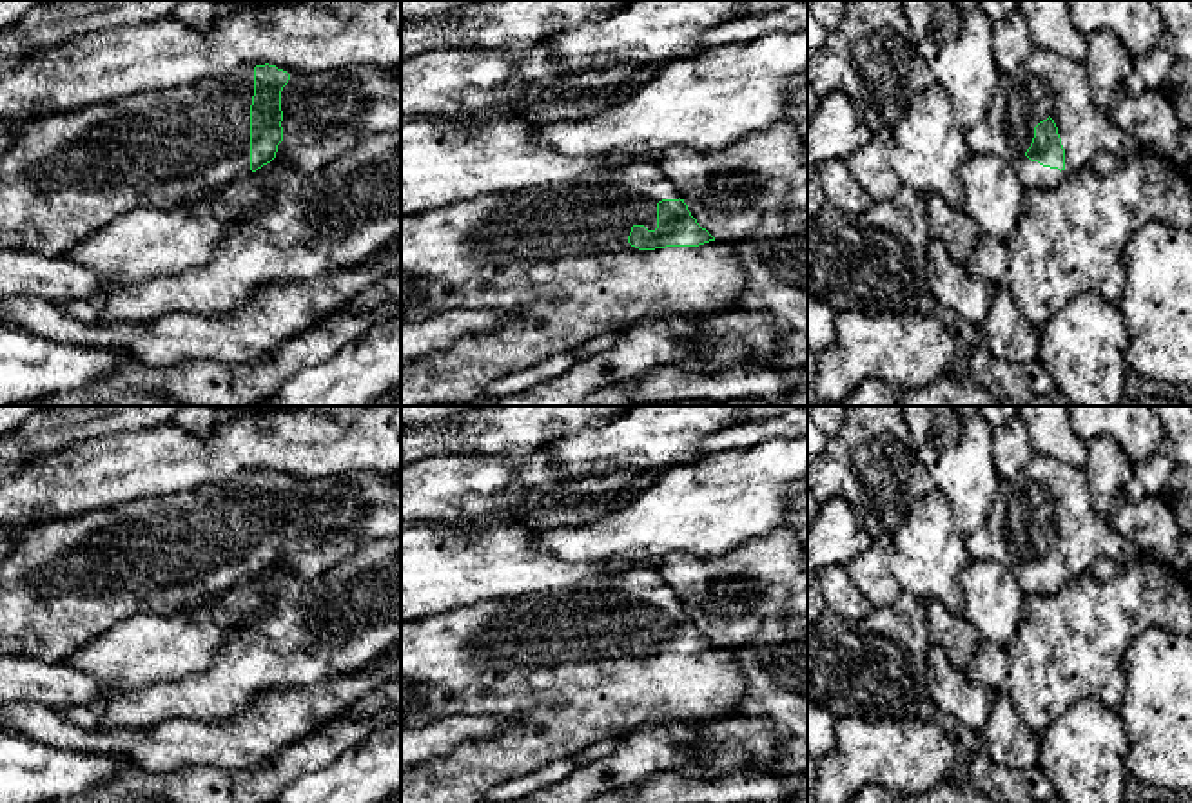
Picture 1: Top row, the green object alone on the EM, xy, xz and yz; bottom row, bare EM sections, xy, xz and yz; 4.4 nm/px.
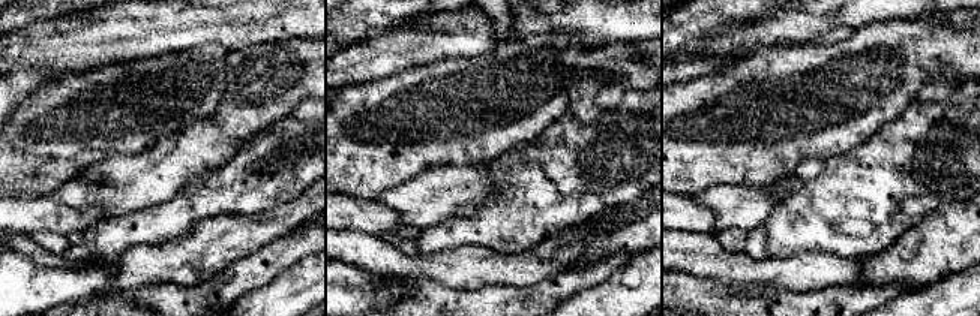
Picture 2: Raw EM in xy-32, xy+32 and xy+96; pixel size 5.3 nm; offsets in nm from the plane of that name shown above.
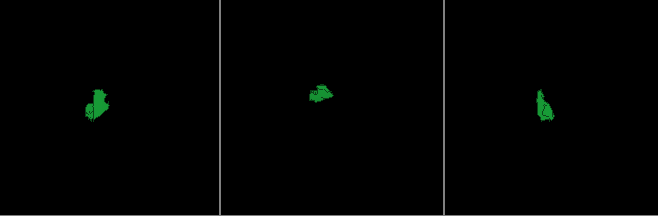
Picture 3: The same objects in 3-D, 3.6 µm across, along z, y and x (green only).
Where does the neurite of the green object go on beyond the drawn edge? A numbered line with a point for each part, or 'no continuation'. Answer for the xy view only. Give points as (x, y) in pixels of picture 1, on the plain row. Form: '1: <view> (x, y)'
1: xy (73, 579)

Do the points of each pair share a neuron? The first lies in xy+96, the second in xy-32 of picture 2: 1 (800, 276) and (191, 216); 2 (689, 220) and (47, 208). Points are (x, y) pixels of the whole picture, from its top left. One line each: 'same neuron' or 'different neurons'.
1: different neurons
2: same neuron

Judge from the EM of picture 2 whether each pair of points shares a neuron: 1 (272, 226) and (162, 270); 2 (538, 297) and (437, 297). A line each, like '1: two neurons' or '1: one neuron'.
1: one neuron
2: one neuron

